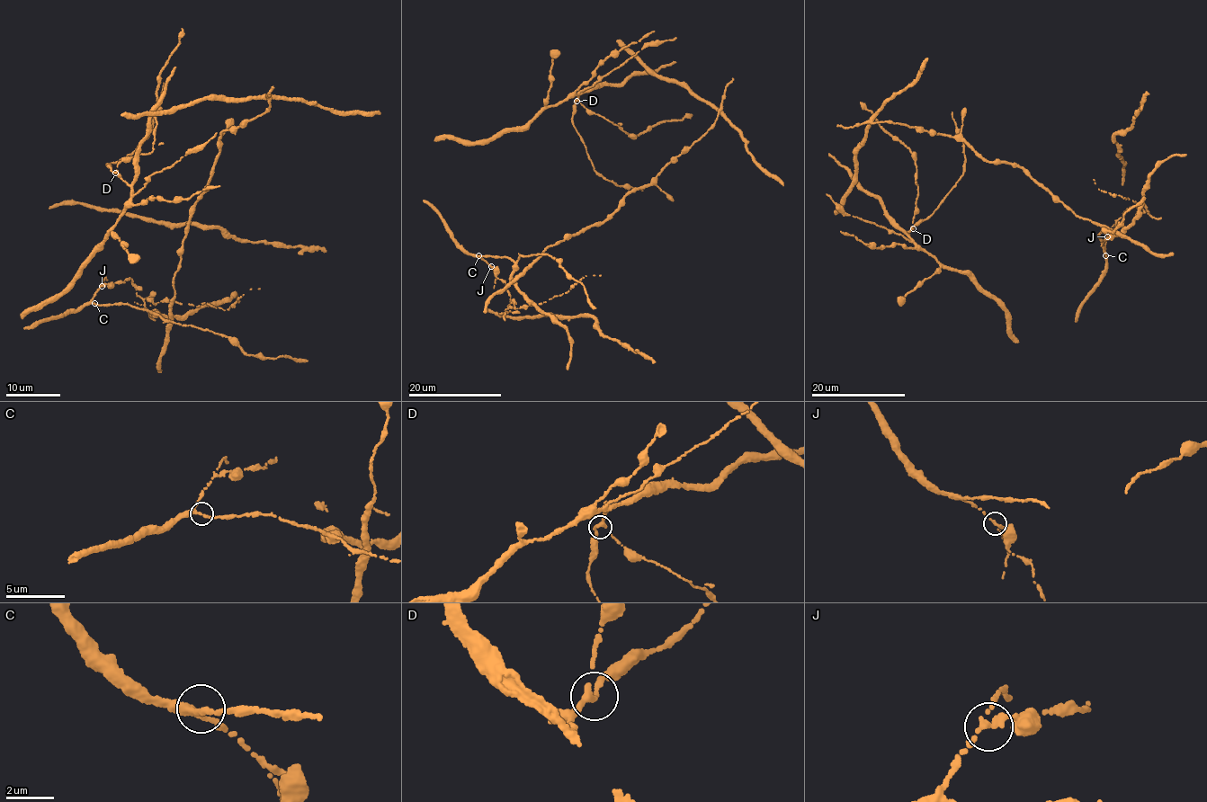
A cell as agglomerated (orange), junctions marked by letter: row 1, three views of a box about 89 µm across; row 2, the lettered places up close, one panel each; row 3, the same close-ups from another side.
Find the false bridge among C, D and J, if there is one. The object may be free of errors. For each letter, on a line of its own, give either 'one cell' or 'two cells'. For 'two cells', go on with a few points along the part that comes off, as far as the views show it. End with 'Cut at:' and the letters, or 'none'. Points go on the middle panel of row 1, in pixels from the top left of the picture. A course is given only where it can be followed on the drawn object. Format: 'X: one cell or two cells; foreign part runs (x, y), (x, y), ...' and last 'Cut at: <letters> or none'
C: one cell
D: one cell
J: two cells; foreign part runs (490, 266), (505, 283), (510, 303), (505, 309), (507, 313), (567, 292), (585, 275), (601, 276)
Cut at: J

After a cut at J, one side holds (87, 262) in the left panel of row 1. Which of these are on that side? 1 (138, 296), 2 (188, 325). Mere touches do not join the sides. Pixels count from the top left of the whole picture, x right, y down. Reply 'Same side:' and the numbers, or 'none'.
Same side: 2

